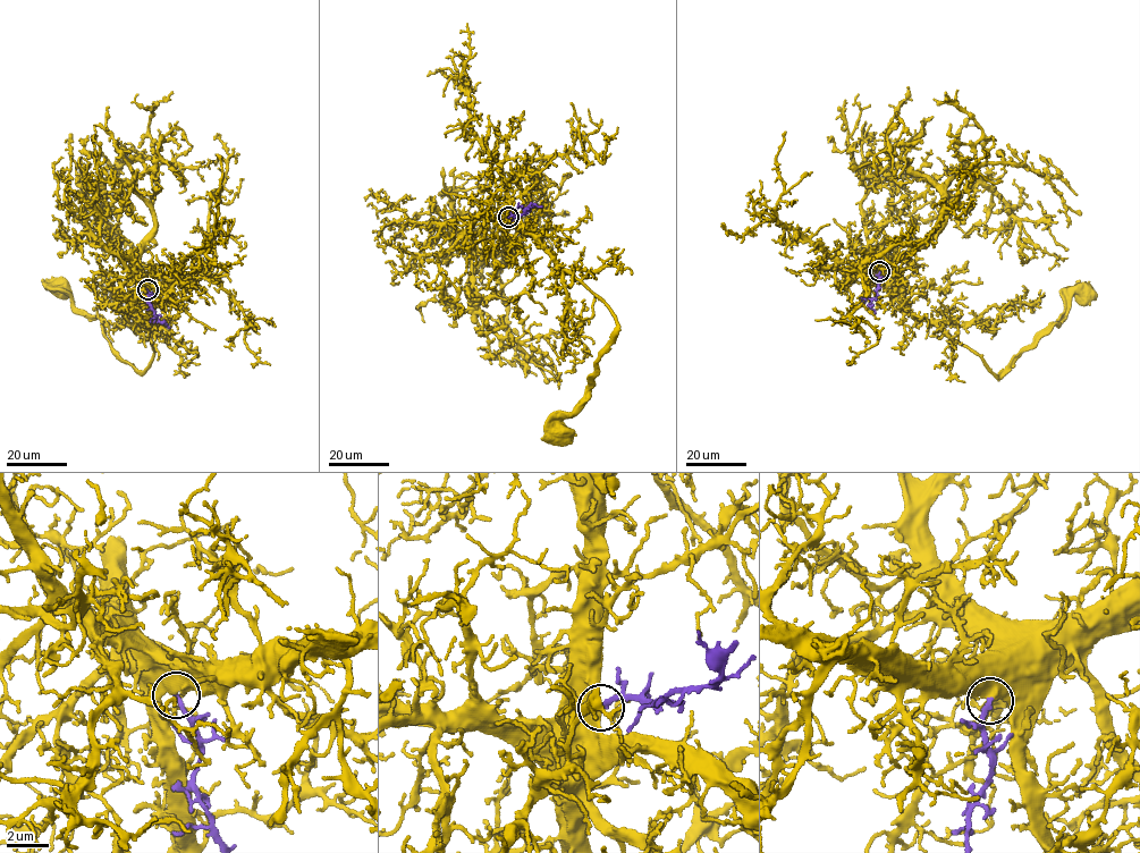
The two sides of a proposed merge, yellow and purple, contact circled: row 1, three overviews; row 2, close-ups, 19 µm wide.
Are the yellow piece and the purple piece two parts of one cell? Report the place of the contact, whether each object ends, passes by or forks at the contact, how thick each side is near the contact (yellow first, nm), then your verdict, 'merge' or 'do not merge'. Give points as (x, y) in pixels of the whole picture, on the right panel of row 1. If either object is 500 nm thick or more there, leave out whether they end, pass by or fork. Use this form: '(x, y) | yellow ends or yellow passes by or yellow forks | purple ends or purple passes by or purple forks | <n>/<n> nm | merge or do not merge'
(879, 271) | 600/220 nm | merge

